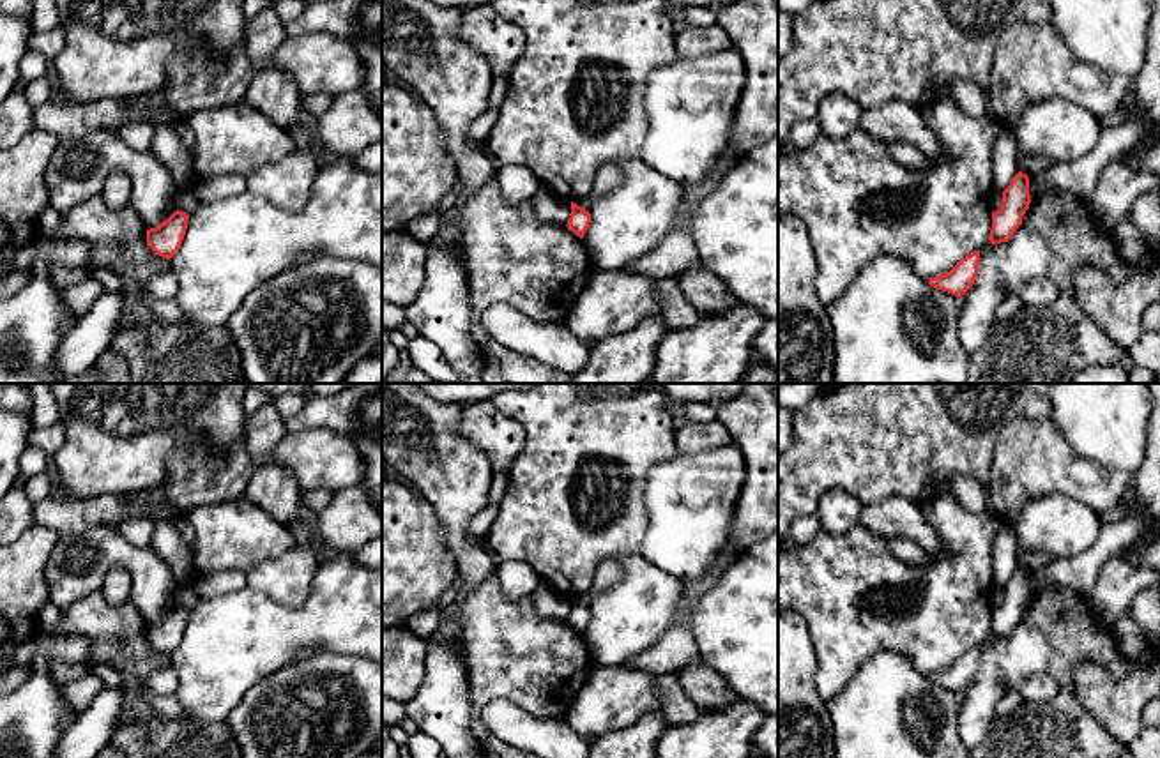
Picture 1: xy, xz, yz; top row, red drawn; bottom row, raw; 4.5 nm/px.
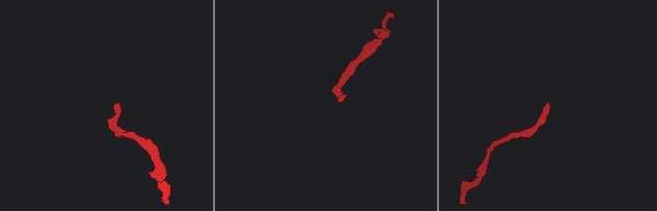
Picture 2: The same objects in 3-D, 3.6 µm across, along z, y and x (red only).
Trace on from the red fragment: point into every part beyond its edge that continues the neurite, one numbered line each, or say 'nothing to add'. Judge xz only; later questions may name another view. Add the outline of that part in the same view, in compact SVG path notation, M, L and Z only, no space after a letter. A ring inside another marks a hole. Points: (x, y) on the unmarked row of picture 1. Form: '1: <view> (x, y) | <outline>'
nothing to add

